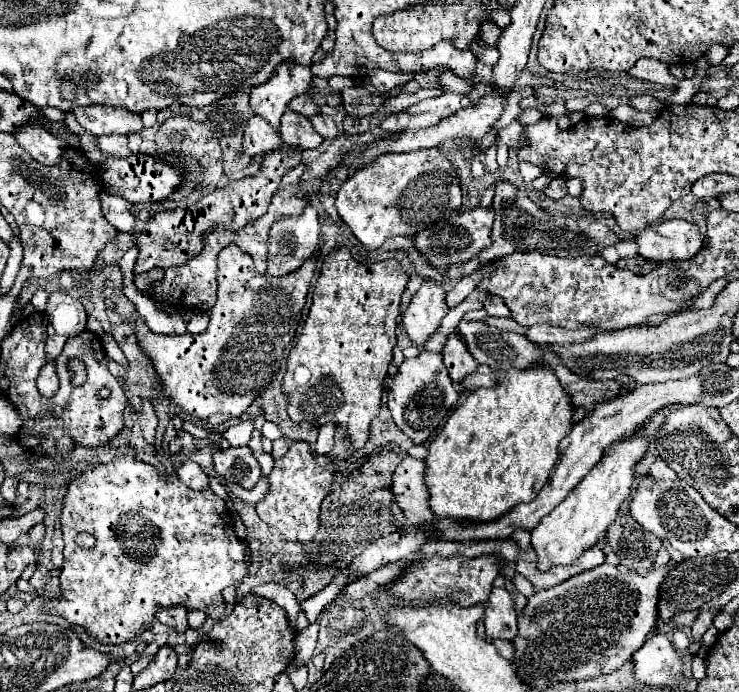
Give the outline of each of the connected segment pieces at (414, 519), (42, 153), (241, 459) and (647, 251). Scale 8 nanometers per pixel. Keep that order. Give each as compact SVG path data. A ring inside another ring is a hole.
M406 456L394 476L394 496L398 506L402 508L408 524L412 526L422 526L434 520L432 510L426 506L426 498L430 494L426 494L426 462L424 460L416 460L412 456Z
M26 126L26 130L18 130L14 138L40 164L58 164L64 150L64 142L48 130L42 130L42 126Z
M248 446L218 450L214 454L214 472L218 474L218 478L238 482L246 490L252 490L262 476L260 464L252 456Z
M666 220L656 224L650 224L640 234L636 234L636 244L640 256L648 260L688 260L702 246L706 244L706 238L700 234L700 228L682 222L682 220ZM640 236L640 238L638 238Z

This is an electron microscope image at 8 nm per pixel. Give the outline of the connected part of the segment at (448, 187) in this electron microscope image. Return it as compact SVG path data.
M424 148L414 152L402 152L402 154L380 154L370 166L358 170L352 174L336 196L336 208L340 218L350 226L350 230L356 234L356 238L364 244L364 248L374 250L378 248L386 238L392 236L414 236L432 222L438 222L438 218L448 218L450 214L458 212L462 208L464 192L460 188L460 178L456 172L456 166L442 156L438 148Z

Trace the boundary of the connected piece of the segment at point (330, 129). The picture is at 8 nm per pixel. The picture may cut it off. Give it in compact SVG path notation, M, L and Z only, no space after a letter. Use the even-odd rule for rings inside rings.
M314 114L314 116L310 116L310 122L312 122L312 126L316 128L316 132L318 132L320 136L324 136L324 138L332 138L332 136L336 136L336 132L338 132L338 128L336 128L336 124L334 124L334 120L332 120L330 116Z

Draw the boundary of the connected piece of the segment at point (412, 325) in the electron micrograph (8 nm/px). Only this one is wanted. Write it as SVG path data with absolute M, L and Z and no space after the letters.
M426 278L414 294L414 298L410 300L402 316L402 324L406 326L406 332L412 338L412 342L422 346L422 342L426 342L428 336L436 332L446 312L448 306L442 280Z

